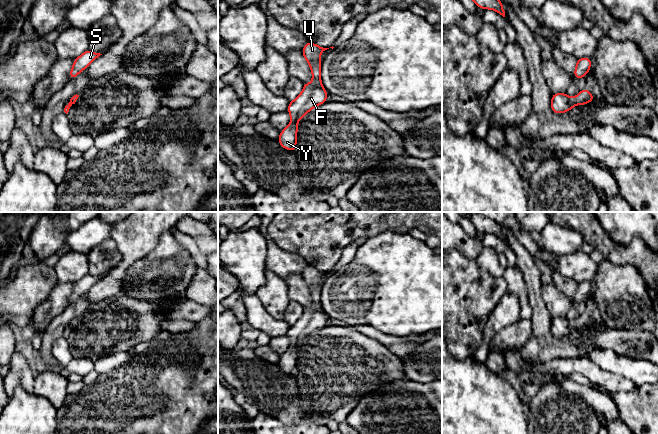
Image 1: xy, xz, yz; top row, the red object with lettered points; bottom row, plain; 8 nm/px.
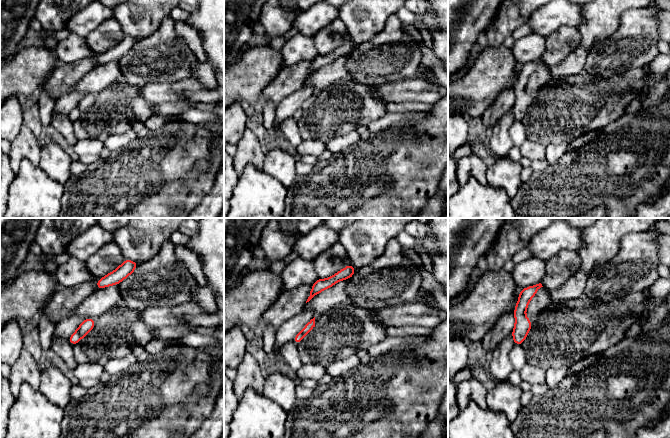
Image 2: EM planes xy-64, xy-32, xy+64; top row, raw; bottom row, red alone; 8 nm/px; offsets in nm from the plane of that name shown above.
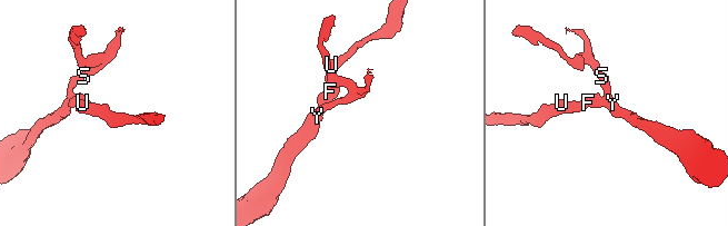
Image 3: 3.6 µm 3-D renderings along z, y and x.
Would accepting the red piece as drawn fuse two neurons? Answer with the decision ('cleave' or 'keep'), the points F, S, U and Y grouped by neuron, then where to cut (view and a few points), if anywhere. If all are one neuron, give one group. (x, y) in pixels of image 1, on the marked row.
keep; groups F S U Y; cut none

